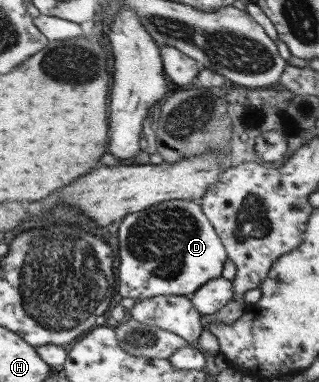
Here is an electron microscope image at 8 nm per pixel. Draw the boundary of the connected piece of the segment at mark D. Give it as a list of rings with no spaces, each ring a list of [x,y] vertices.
[[[175,199],[147,207],[143,211],[127,214],[118,229],[119,283],[117,294],[131,297],[137,302],[160,295],[190,296],[210,279],[222,276],[228,261],[226,249],[212,223],[202,212],[199,201]]]

